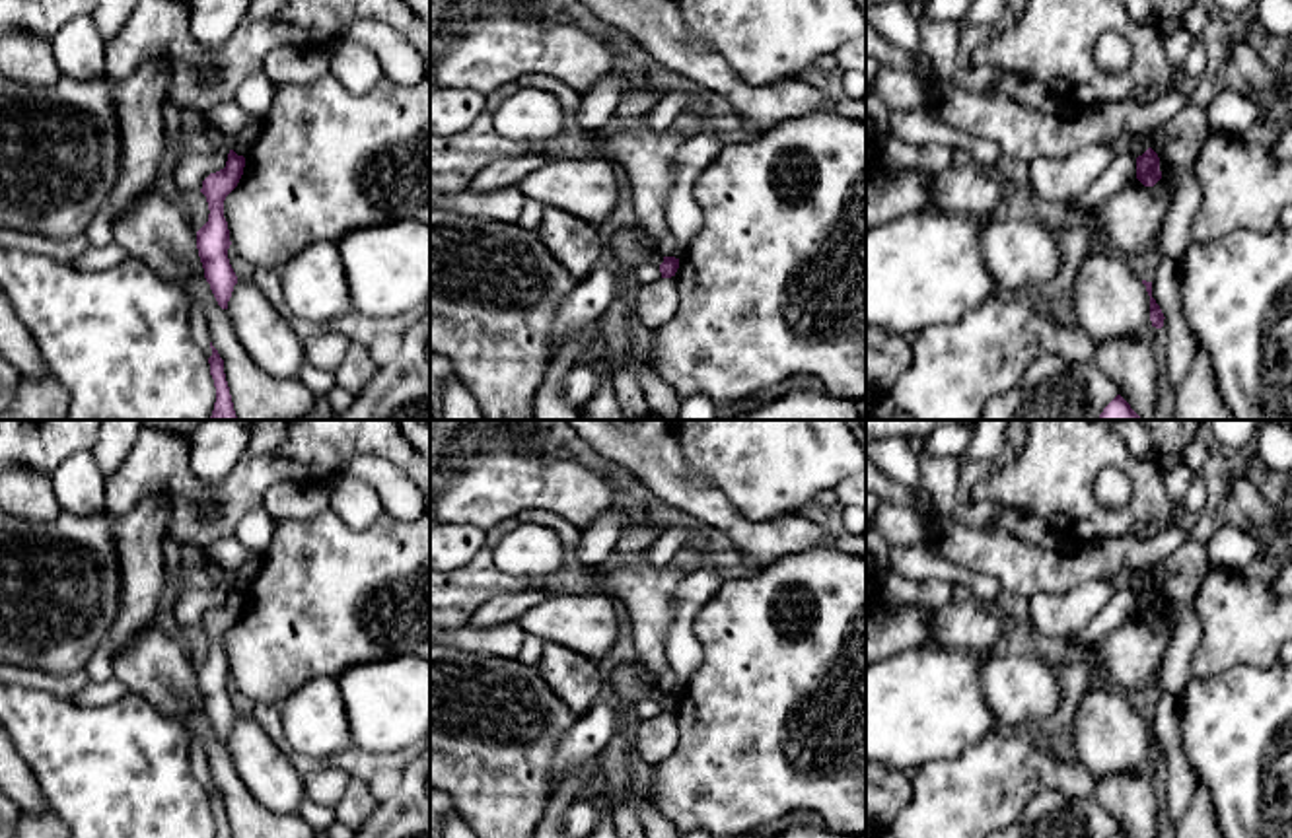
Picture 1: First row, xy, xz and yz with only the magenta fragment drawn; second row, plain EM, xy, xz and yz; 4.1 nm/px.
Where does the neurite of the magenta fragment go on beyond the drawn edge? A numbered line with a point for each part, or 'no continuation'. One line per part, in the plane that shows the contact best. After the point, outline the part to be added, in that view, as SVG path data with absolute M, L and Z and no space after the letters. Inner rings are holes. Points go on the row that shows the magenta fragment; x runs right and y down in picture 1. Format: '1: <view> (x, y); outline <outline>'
no continuation

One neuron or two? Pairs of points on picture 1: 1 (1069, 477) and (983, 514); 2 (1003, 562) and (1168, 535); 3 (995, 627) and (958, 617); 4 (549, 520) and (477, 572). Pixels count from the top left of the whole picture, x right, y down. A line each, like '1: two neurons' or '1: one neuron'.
1: two neurons
2: one neuron
3: one neuron
4: one neuron

